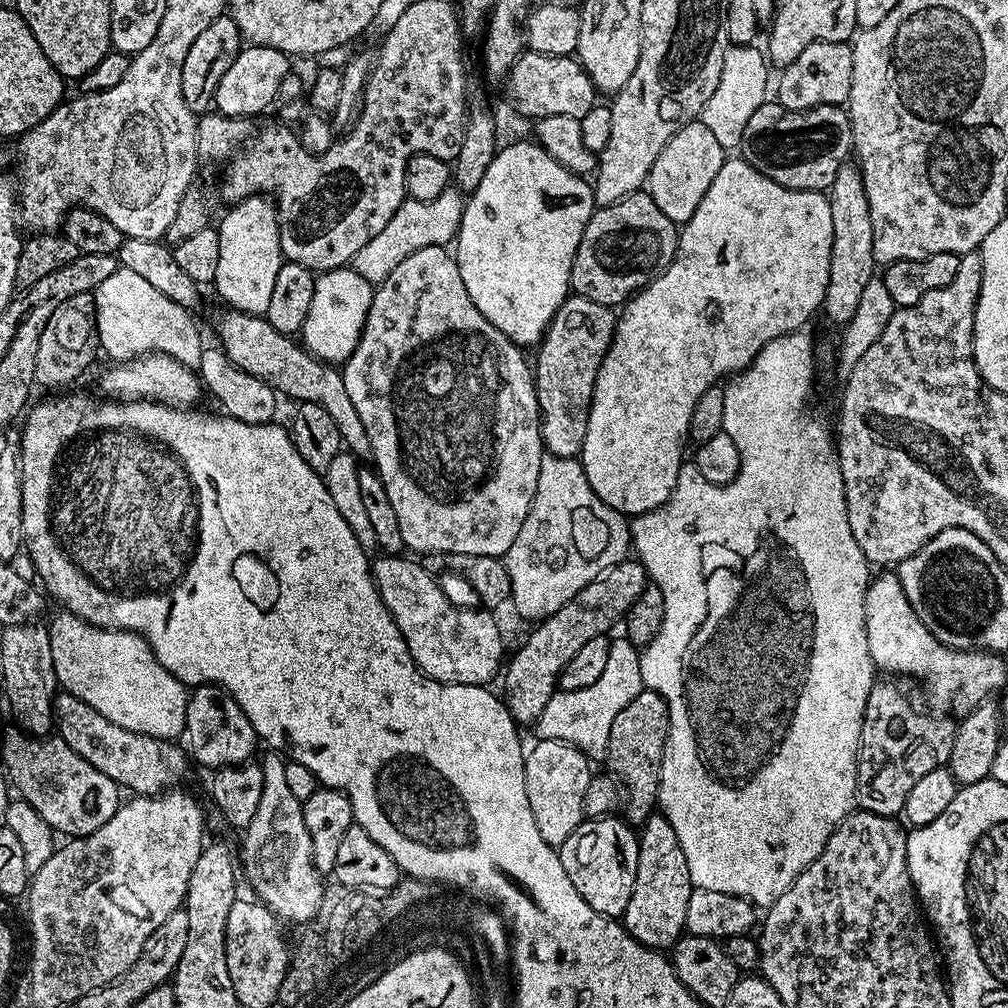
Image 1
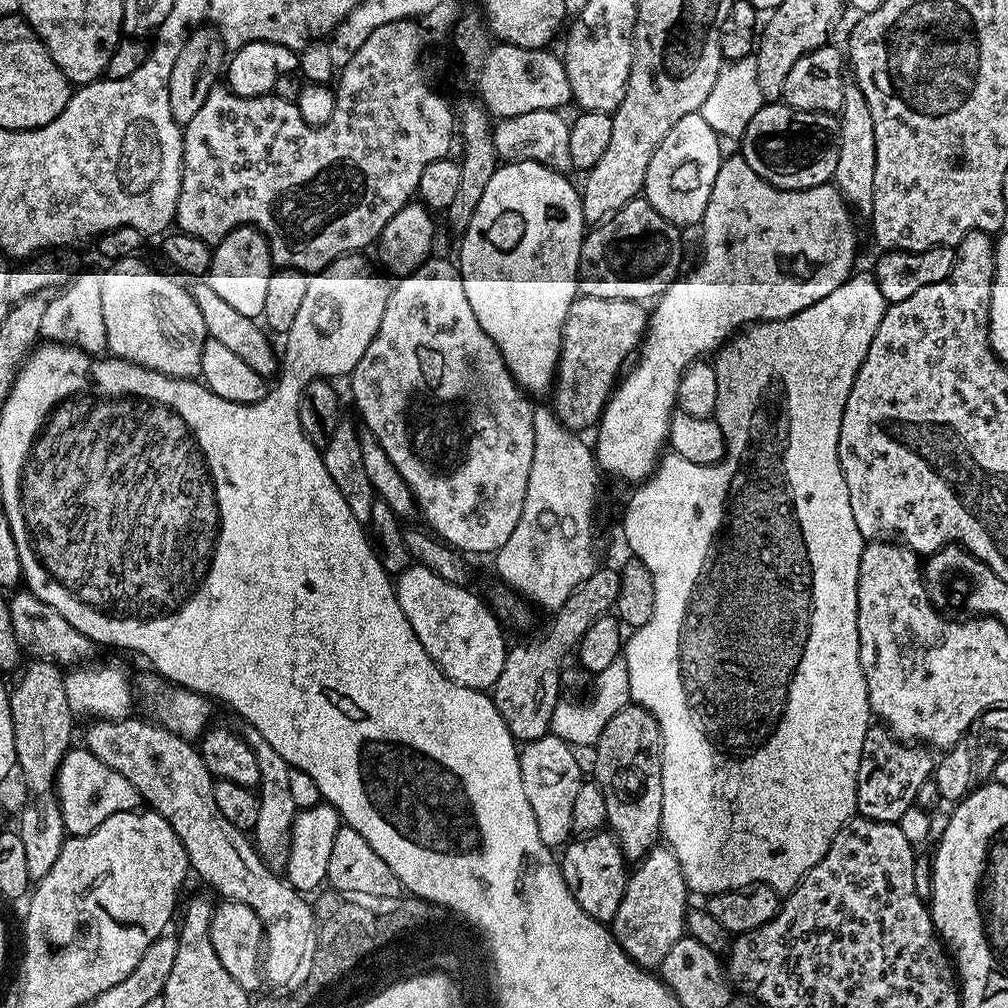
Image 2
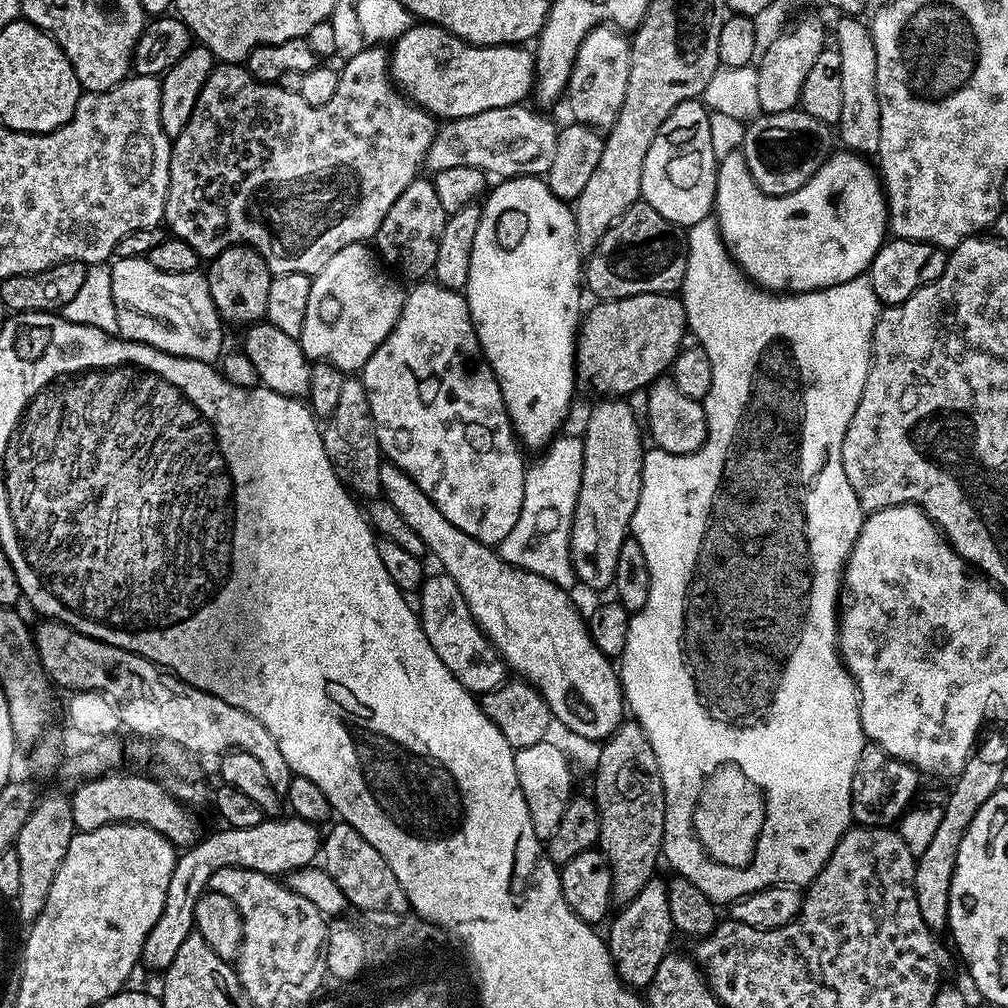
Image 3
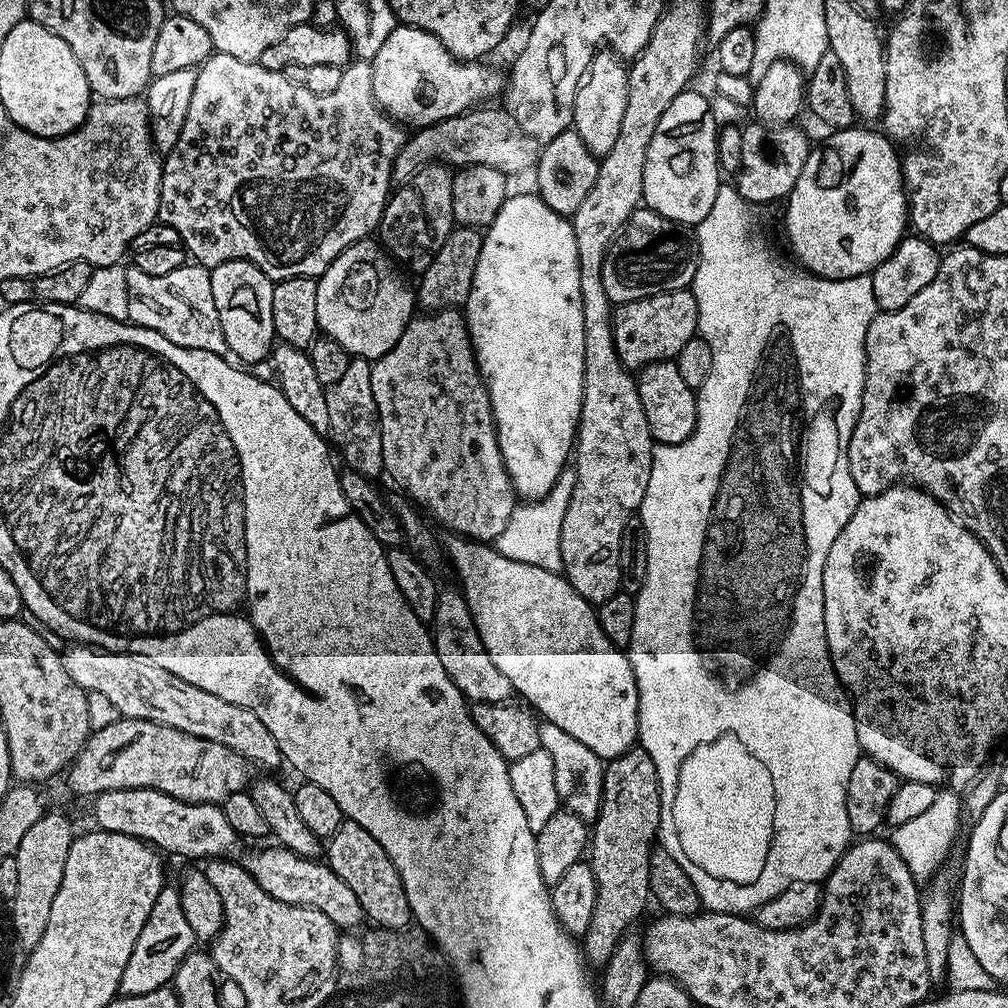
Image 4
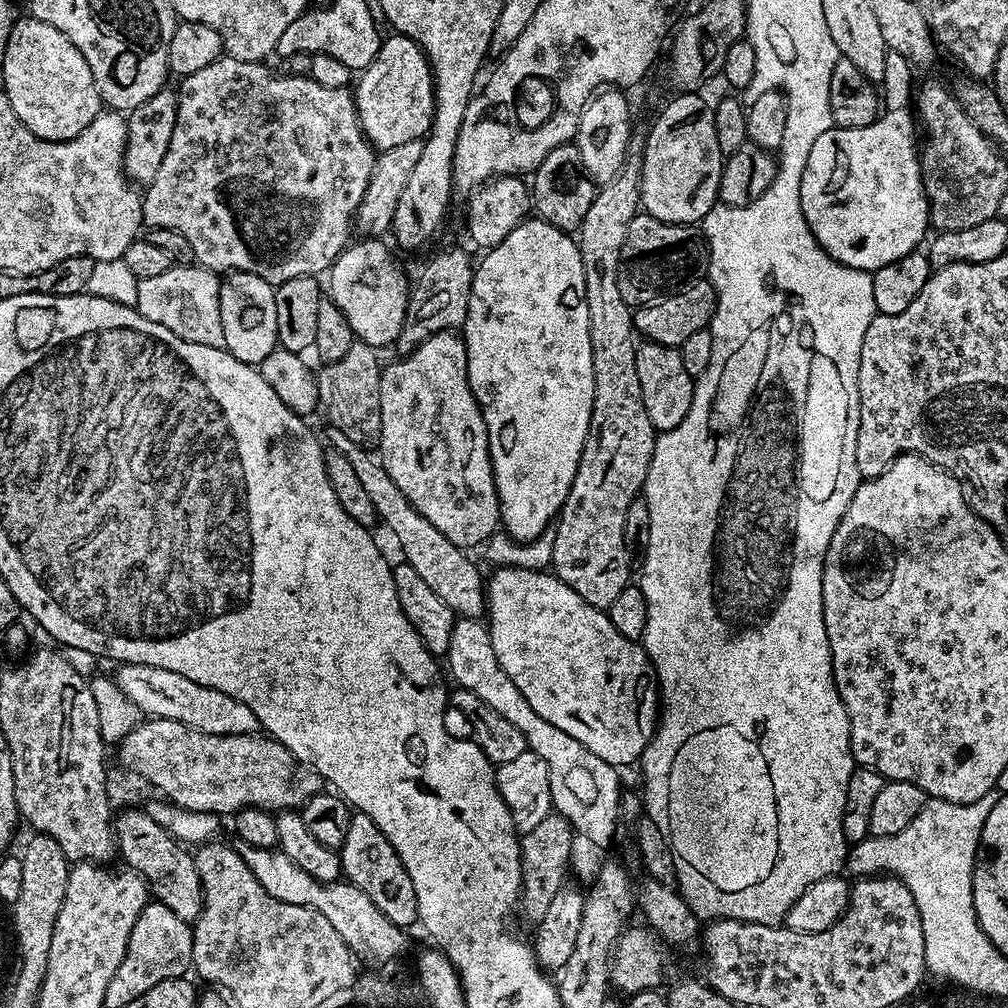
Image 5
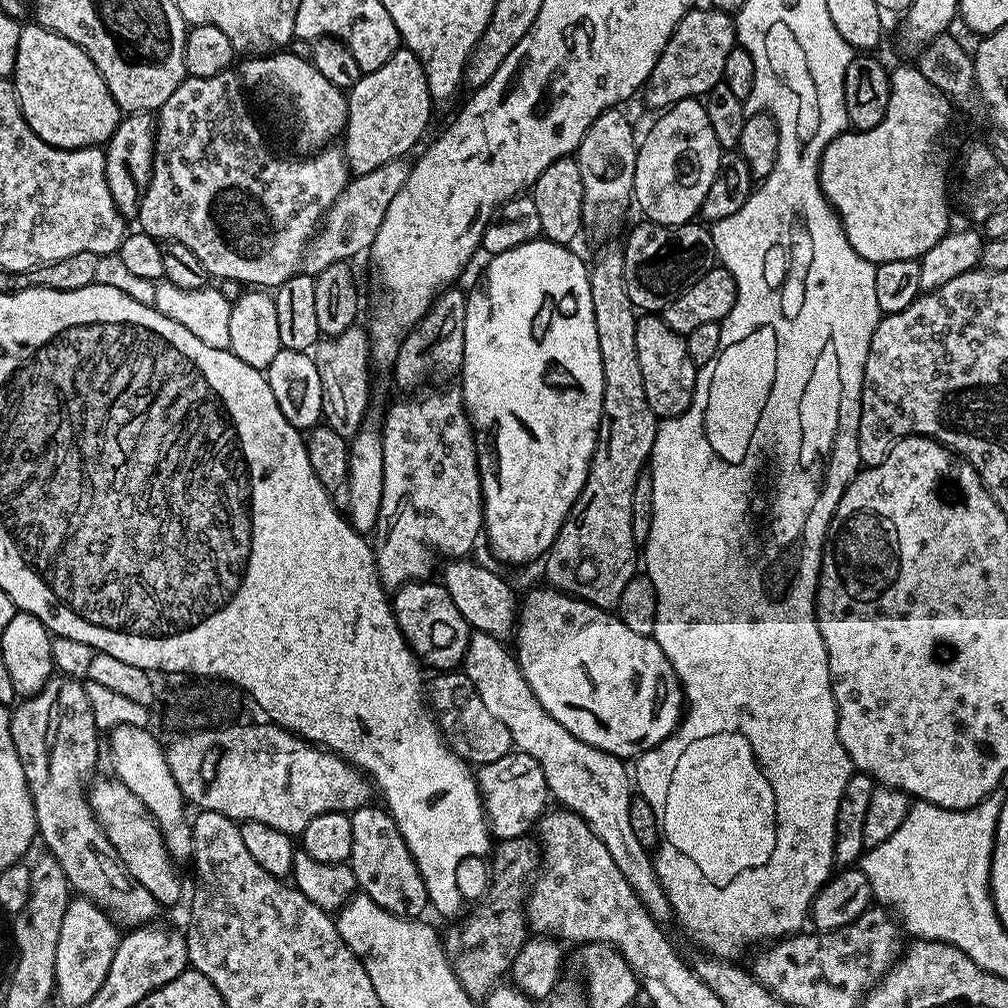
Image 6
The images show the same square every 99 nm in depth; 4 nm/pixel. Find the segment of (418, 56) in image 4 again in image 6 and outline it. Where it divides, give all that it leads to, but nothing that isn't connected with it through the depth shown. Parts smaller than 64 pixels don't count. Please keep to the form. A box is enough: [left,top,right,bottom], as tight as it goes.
[342,46,434,176]

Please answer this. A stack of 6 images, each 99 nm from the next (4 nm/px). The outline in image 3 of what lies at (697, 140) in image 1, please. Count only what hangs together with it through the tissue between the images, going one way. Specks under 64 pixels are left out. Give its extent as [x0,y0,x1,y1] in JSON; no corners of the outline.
[642,99,718,226]

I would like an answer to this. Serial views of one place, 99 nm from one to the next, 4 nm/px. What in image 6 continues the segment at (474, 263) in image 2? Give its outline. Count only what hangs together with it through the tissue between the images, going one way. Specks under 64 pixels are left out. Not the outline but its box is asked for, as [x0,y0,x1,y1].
[458,238,604,566]

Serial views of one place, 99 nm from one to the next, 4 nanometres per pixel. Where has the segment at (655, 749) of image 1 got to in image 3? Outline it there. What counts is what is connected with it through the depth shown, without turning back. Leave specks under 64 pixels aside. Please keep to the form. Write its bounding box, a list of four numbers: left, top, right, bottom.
[594,719,666,906]

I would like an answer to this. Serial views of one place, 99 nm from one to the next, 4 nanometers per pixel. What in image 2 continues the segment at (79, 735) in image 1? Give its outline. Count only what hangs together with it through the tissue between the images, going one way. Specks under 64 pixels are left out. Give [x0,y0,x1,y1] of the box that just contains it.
[82,718,317,990]

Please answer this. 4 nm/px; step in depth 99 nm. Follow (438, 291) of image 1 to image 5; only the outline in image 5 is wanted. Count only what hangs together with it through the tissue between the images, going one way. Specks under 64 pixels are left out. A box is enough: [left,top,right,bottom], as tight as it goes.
[378,331,500,550]

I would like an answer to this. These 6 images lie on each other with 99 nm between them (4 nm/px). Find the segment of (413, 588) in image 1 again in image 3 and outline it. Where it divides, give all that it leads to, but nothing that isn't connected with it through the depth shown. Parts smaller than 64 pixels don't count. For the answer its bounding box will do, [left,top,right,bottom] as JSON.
[418,574,506,694]

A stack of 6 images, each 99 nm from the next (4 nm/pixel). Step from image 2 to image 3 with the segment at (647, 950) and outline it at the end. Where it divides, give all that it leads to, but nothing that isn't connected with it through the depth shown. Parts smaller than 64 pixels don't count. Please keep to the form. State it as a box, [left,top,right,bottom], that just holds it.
[606,878,674,990]

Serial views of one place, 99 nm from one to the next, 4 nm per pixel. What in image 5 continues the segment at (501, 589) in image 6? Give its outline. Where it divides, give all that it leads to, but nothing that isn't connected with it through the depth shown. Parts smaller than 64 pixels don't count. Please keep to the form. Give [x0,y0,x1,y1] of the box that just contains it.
[323,426,488,620]

